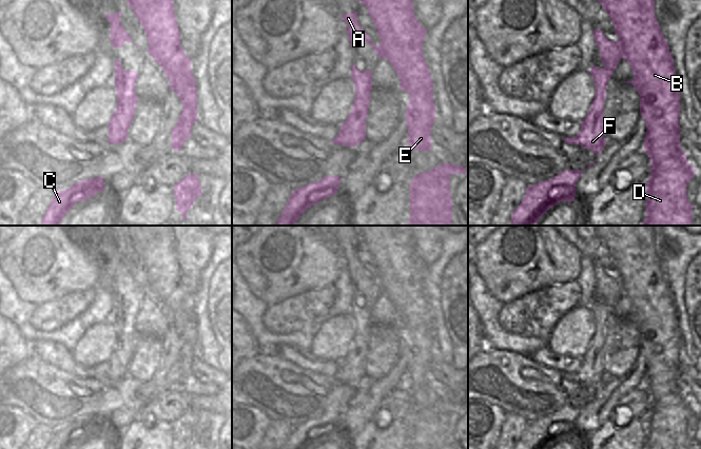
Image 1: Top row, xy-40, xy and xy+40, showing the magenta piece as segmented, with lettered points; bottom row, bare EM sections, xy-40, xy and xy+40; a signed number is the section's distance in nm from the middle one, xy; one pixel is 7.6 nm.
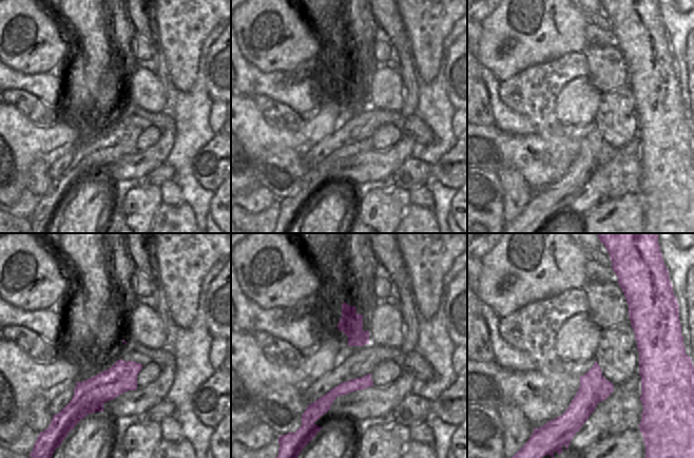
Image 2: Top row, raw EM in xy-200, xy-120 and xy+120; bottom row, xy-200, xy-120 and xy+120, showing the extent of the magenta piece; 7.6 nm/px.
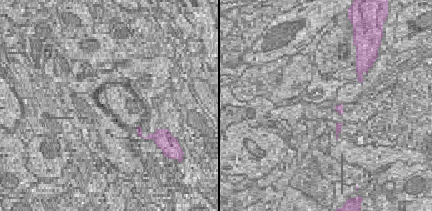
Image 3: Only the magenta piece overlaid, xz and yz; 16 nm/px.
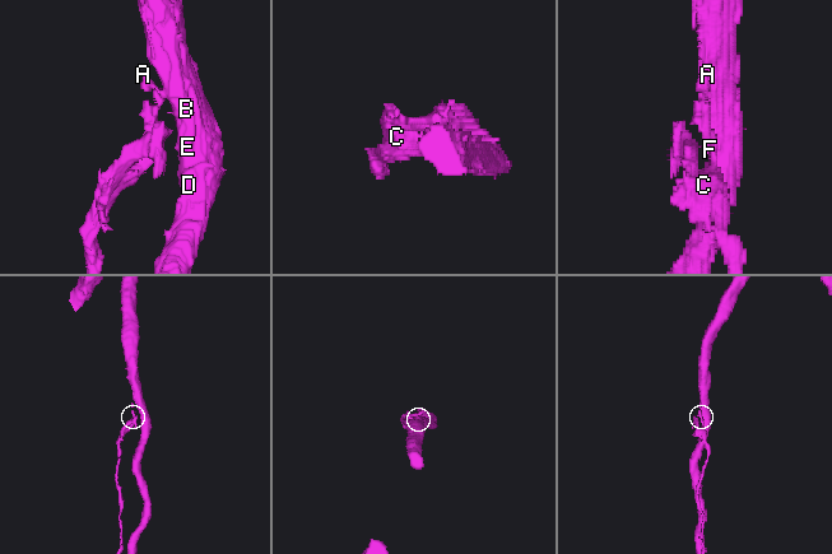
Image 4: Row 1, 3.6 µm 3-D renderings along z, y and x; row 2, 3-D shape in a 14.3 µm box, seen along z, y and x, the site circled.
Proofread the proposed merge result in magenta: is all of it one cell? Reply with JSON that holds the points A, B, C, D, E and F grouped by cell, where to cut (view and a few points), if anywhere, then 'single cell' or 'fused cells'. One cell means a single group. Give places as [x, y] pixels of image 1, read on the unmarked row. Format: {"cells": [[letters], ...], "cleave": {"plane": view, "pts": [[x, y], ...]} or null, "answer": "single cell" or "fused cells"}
{"cells": [["A", "C", "F"], ["B", "D", "E"]], "cleave": {"plane": "xy+40", "pts": [[619, 276], [623, 293]]}, "answer": "fused cells"}

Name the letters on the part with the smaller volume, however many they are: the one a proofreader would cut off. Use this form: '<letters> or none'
A, C, F

